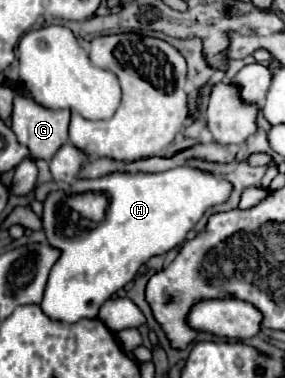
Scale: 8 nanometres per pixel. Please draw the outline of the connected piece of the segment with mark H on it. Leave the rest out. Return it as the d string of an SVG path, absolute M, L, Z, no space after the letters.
M177 166L173 170L167 172L159 172L159 174L121 174L121 172L113 172L107 174L103 178L77 178L71 186L73 192L77 192L77 188L97 188L101 190L107 200L109 200L109 208L107 208L107 218L97 224L93 230L79 234L79 236L65 236L59 226L57 220L51 218L51 214L43 216L43 232L47 236L47 242L57 248L61 252L59 262L55 262L55 266L51 268L49 280L47 280L47 288L45 288L45 296L41 302L41 310L57 322L67 322L67 324L75 324L83 318L95 318L99 312L99 306L109 300L117 290L121 290L127 282L131 282L139 270L141 264L145 264L151 256L155 254L165 254L171 248L177 248L185 242L187 232L197 224L197 220L203 216L203 212L209 206L221 204L227 200L229 192L231 192L231 184L225 178L189 168L189 166Z

